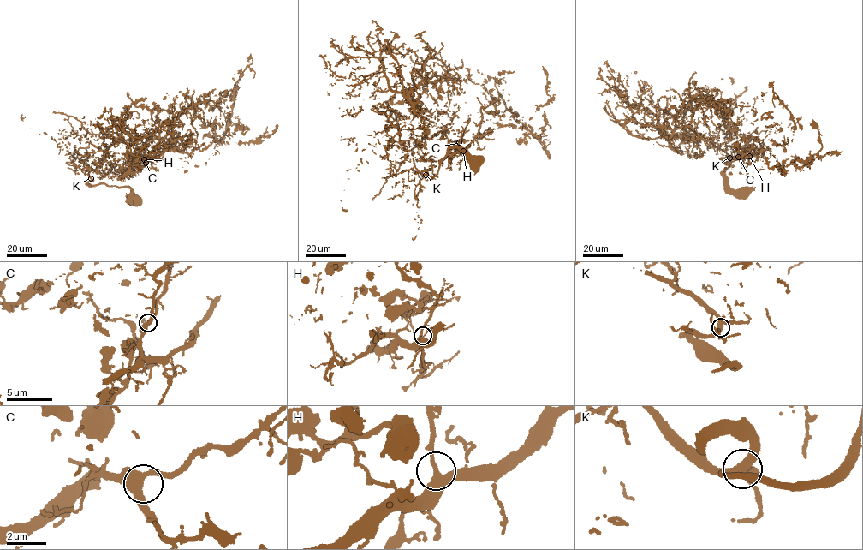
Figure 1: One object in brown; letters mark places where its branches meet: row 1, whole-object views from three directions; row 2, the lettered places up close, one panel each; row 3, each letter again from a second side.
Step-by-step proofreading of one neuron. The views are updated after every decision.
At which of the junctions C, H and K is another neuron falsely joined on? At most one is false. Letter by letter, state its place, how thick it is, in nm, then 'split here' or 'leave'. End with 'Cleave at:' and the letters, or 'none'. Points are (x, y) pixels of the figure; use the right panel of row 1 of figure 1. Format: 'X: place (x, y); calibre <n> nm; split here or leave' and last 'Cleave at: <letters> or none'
C: place (738, 157); calibre 400 nm; leave
H: place (749, 156); calibre 340 nm; leave
K: place (729, 158); calibre 340 nm; leave
Cleave at: none

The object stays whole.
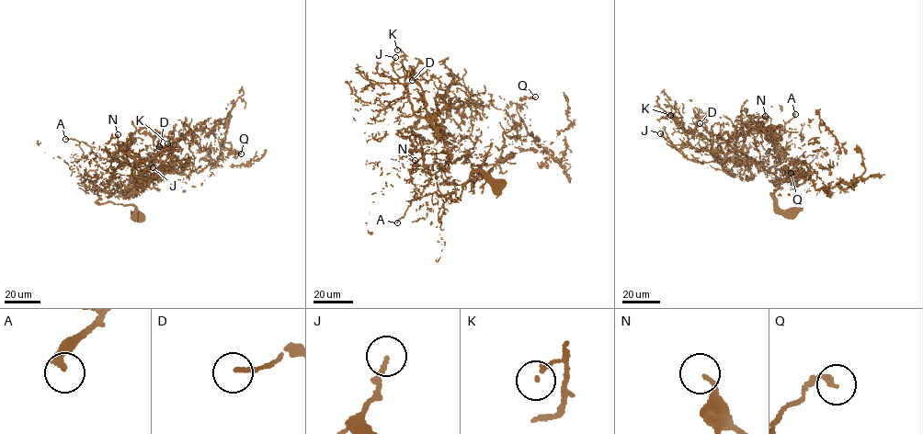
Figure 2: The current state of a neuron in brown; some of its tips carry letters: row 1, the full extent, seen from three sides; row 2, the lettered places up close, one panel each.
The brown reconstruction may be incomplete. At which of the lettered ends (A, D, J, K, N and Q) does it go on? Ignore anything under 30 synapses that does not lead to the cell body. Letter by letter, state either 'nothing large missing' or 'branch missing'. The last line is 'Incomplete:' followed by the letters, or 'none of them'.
A: nothing large missing
D: nothing large missing
J: nothing large missing
K: nothing large missing
N: nothing large missing
Q: nothing large missing
Incomplete: none of them

